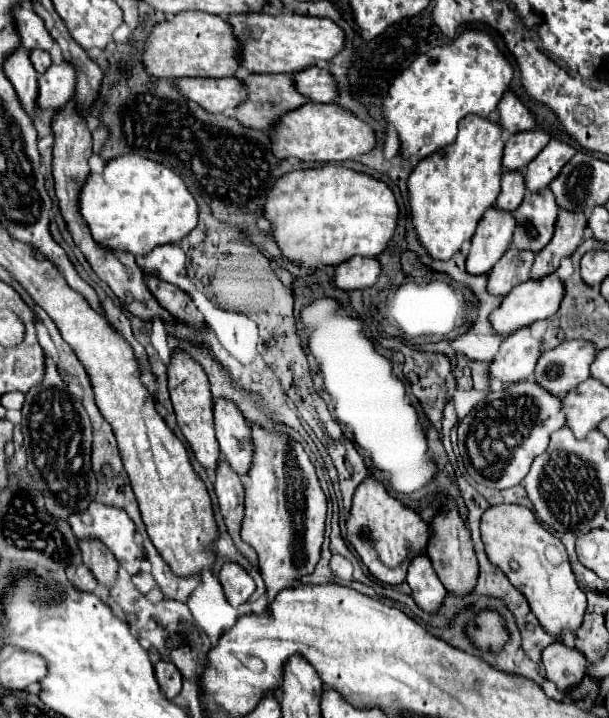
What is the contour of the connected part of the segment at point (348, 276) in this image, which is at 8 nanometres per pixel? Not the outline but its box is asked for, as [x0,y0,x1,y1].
[334,257,382,291]

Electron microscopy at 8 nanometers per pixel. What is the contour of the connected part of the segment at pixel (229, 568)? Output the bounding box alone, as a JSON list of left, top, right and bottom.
[218,561,256,607]

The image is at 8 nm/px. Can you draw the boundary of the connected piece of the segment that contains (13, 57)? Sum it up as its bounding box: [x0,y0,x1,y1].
[4,47,38,117]

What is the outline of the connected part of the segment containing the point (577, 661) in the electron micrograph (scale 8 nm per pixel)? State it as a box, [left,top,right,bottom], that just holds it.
[542,641,586,693]

